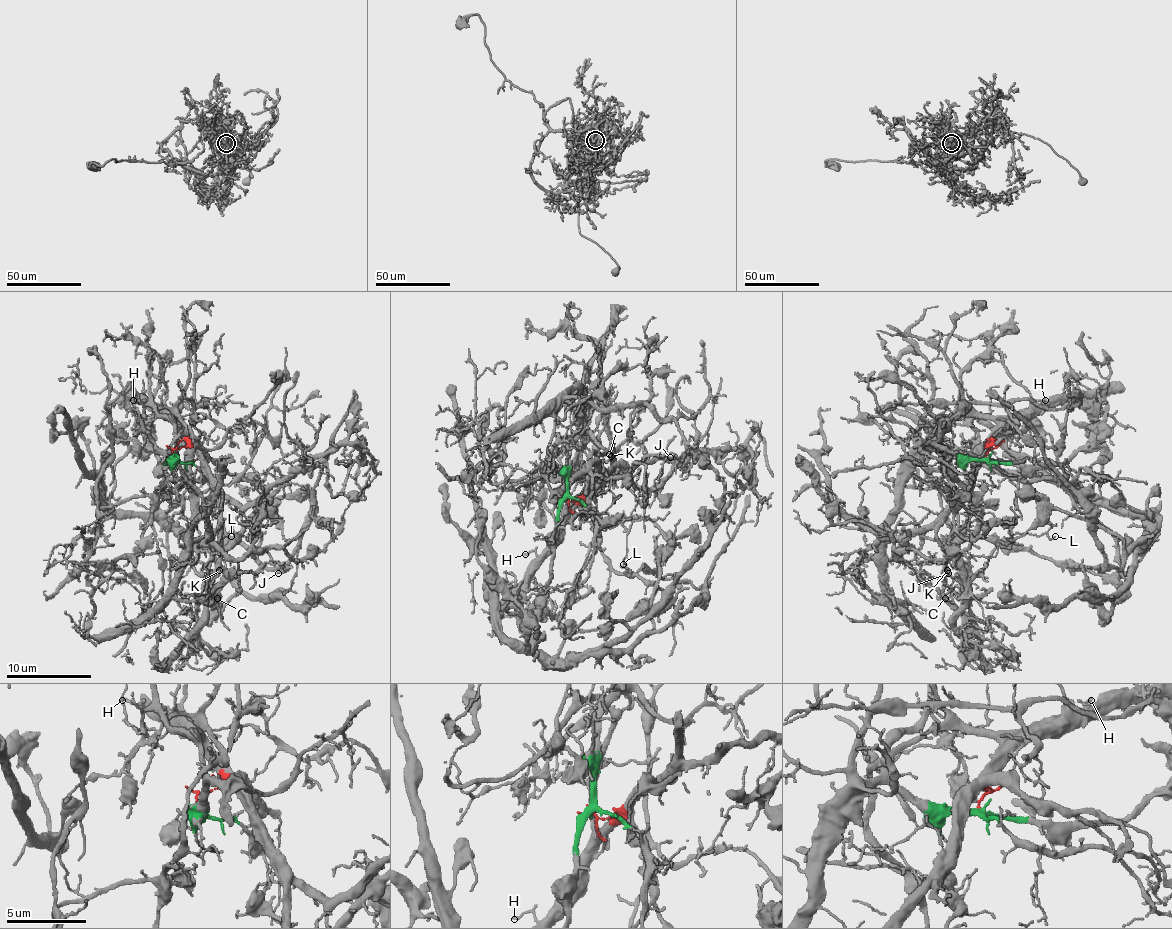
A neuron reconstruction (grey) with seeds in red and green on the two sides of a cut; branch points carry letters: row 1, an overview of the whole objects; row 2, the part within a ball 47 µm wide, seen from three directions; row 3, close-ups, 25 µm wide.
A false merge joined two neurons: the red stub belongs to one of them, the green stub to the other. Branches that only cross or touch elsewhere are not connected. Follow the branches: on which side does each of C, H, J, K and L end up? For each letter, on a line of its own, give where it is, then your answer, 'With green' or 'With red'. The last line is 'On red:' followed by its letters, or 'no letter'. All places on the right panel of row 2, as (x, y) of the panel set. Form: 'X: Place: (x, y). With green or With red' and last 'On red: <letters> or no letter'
C: Place: (945, 598). With red
H: Place: (1045, 400). With red
J: Place: (948, 573). With red
K: Place: (947, 570). With red
L: Place: (1055, 536). With red
On red: C, H, J, K, L

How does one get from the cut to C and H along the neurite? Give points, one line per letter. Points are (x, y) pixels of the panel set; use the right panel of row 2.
C: (985, 457), (989, 446), (936, 534), (944, 553), (947, 587), (953, 598), (944, 598)
H: (985, 457), (1004, 440), (1006, 427), (1015, 420), (1025, 420), (1045, 405), (1045, 399)

